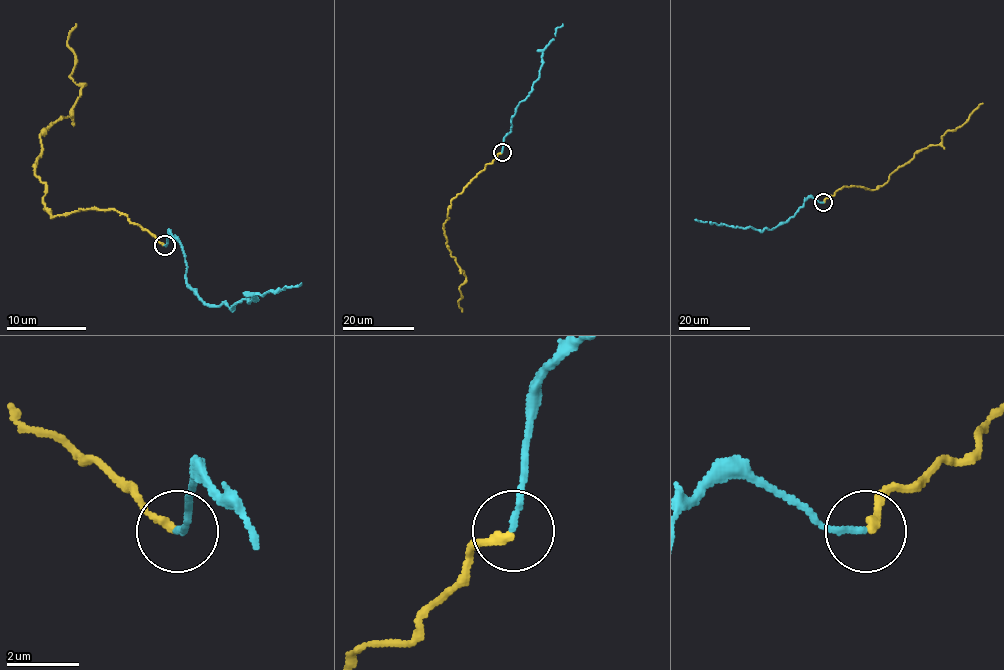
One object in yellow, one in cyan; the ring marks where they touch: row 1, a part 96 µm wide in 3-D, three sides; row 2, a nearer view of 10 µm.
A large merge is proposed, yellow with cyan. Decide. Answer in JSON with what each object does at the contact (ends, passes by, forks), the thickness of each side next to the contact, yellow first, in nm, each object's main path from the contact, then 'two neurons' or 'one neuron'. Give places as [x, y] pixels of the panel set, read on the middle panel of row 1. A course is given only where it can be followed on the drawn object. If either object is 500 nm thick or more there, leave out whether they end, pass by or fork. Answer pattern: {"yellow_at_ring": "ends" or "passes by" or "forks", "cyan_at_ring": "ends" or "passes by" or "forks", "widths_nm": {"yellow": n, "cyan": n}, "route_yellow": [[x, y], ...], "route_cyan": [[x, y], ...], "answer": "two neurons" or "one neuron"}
{"yellow_at_ring": "ends", "cyan_at_ring": "ends", "widths_nm": {"yellow": 240, "cyan": 170}, "route_yellow": [[501, 152], [452, 200], [444, 224], [446, 243], [465, 277], [459, 289], [458, 305], [462, 312]], "route_cyan": [[501, 152], [515, 108], [531, 90], [539, 76], [543, 50], [563, 24]], "answer": "one neuron"}

